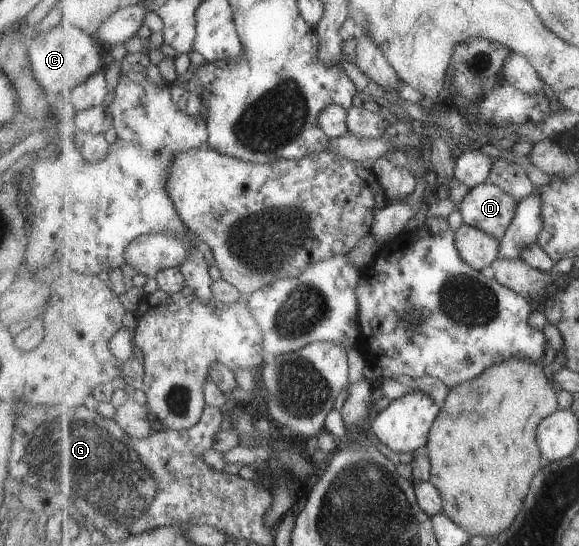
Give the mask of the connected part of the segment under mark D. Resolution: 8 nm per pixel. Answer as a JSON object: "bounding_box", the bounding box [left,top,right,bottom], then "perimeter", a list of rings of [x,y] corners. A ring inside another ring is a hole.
{"bounding_box":[460,183,518,239],"perimeter":[[[484,183],[470,190],[460,210],[464,224],[503,239],[516,218],[518,204],[503,188]]]}

